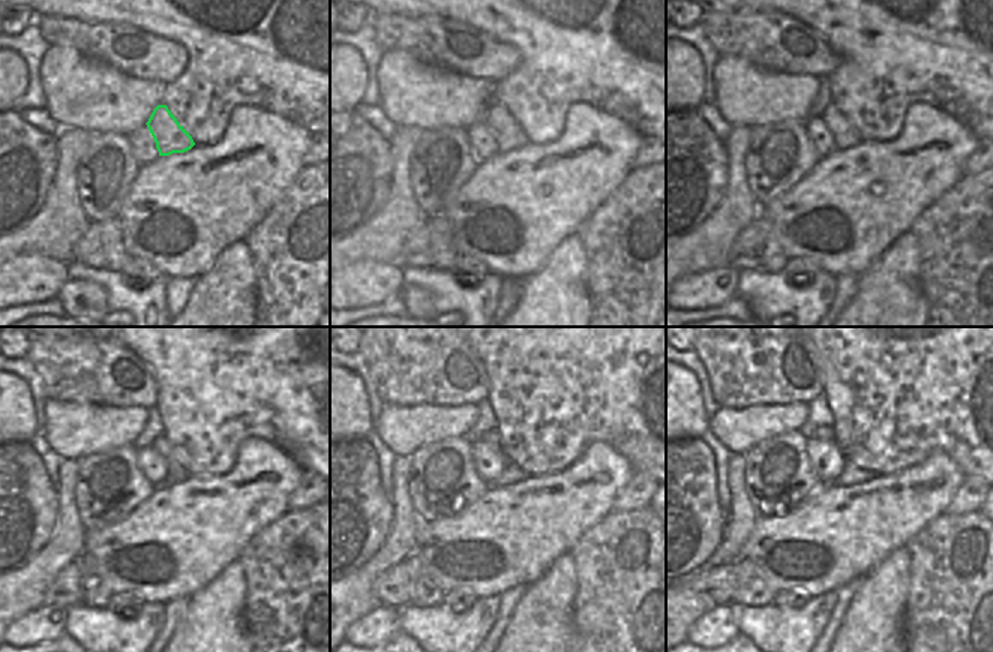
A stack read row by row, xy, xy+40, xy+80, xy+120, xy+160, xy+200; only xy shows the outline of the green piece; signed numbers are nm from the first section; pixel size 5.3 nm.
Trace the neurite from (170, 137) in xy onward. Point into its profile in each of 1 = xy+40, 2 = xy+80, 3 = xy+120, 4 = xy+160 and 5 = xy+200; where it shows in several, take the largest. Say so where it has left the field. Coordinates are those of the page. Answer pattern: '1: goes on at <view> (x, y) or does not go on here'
1: goes on at xy+40 (509, 135)
2: goes on at xy+80 (845, 135)
3: goes on at xy+120 (176, 472)
4: goes on at xy+160 (492, 436)
5: goes on at xy+200 (824, 432)

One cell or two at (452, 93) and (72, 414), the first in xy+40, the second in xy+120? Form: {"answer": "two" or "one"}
{"answer": "one"}

